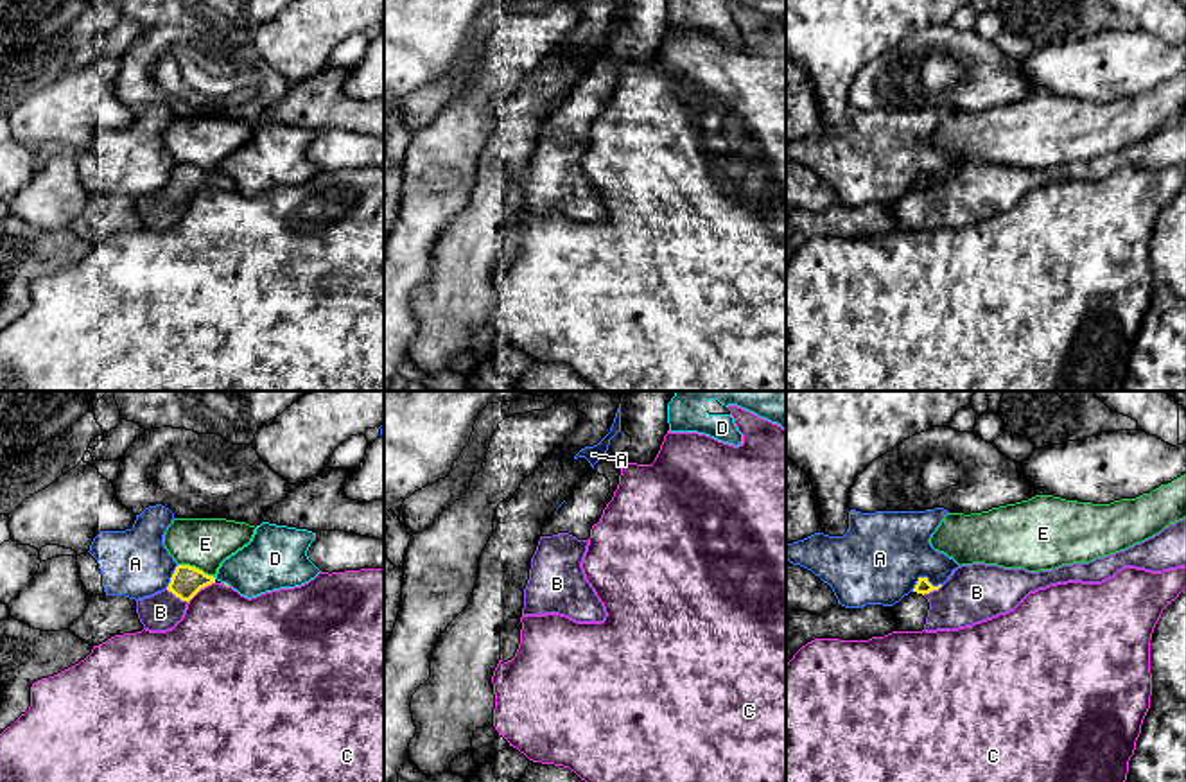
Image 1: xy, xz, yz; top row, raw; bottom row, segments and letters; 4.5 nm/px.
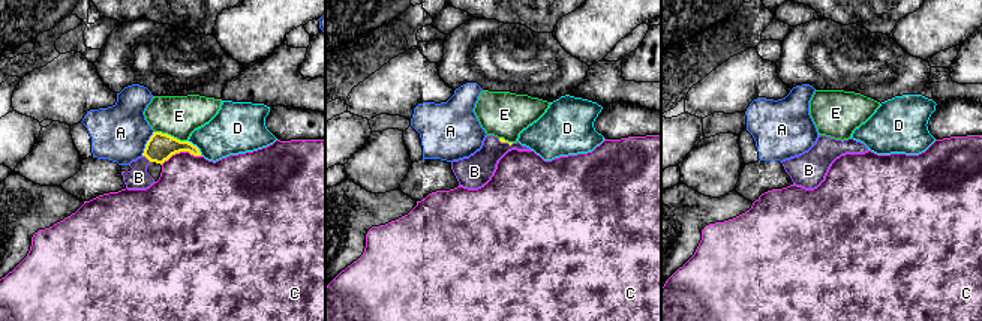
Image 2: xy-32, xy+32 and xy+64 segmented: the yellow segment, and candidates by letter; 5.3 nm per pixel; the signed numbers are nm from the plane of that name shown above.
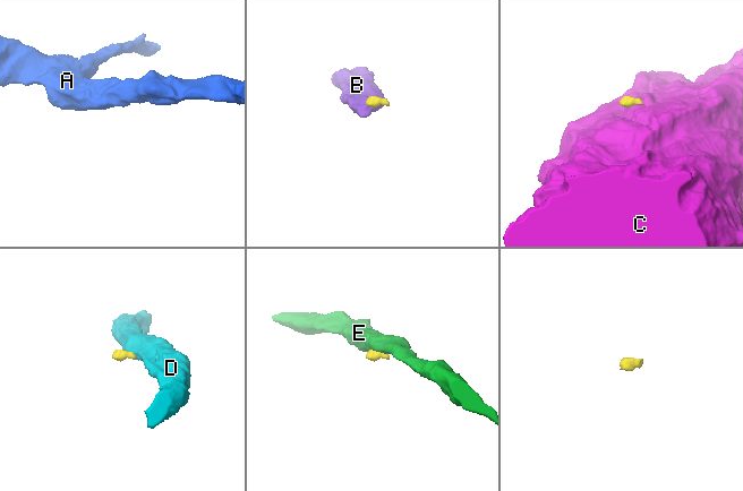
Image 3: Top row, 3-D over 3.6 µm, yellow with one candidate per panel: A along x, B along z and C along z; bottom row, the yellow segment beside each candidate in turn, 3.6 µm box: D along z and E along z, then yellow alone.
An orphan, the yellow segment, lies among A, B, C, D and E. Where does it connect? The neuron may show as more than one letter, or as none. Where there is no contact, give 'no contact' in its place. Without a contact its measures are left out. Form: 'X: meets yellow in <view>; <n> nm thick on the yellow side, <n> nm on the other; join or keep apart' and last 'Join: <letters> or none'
A: meets yellow in yz; 70 nm thick on the yellow side, 380 nm on the other; keep apart
B: meets yellow in xy; 140 nm thick on the yellow side, 170 nm on the other; join
C: meets yellow in xy; 140 nm thick on the yellow side, 420 nm on the other; keep apart
D: no contact; keep apart
E: meets yellow in xy; 140 nm thick on the yellow side, 220 nm on the other; keep apart
Join: B

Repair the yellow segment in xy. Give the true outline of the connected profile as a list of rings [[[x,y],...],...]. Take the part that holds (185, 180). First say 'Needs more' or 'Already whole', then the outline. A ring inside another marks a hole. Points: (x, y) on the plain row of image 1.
Needs more. [[[178,163],[165,188],[136,199],[140,221],[149,230],[172,228],[183,217],[188,199],[212,181],[214,174],[190,163]]]

